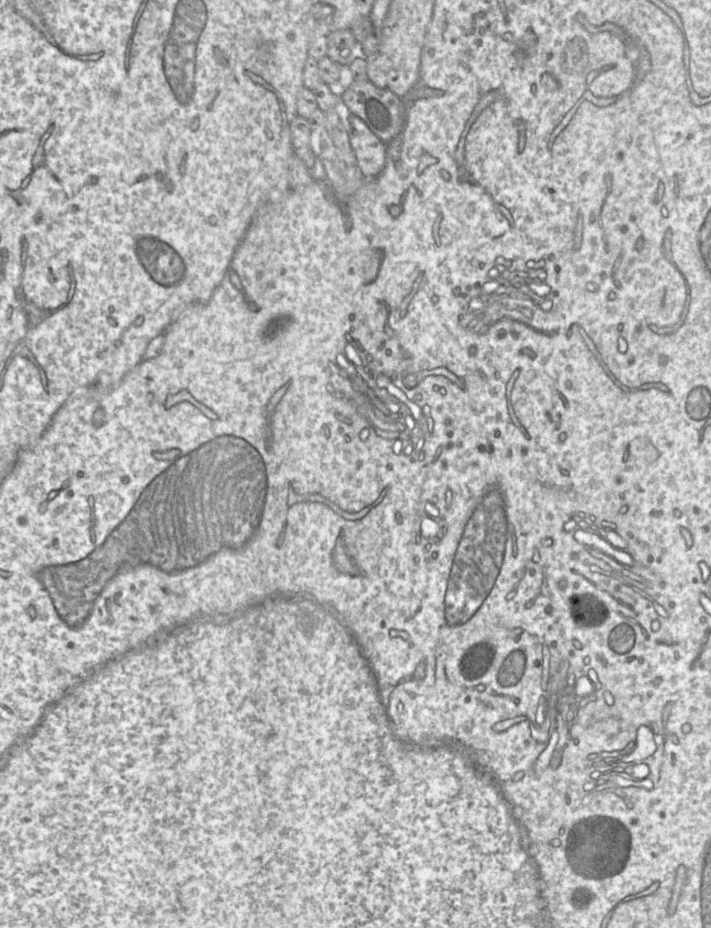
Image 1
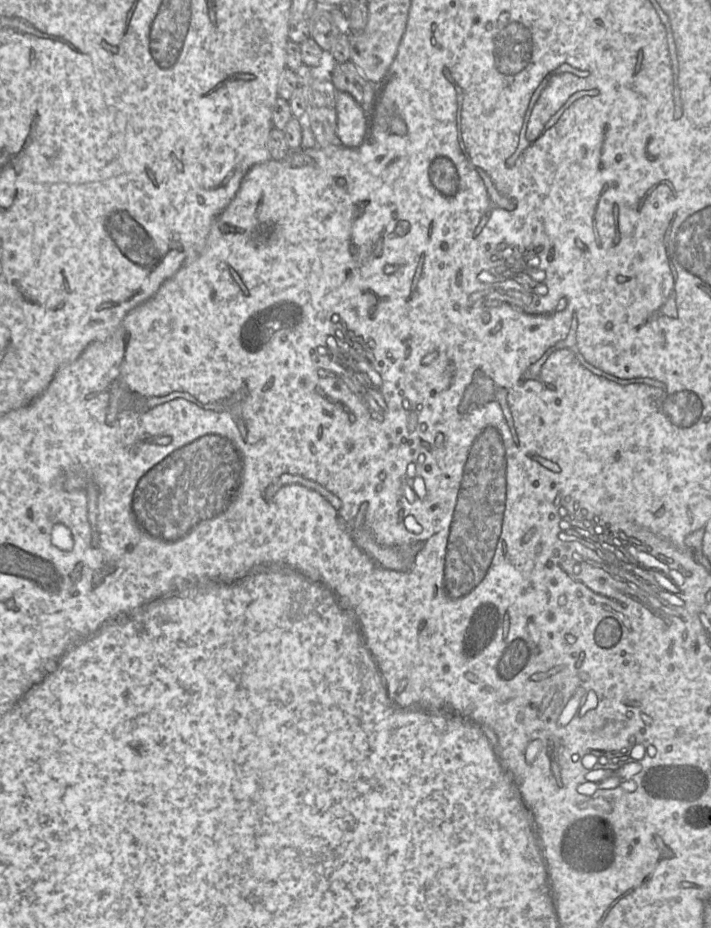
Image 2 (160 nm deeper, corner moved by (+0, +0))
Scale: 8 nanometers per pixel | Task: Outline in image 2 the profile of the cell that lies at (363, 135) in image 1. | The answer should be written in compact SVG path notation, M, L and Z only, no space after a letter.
M336 91L337 136L347 148L358 147L366 134L366 115L355 99L346 92Z

